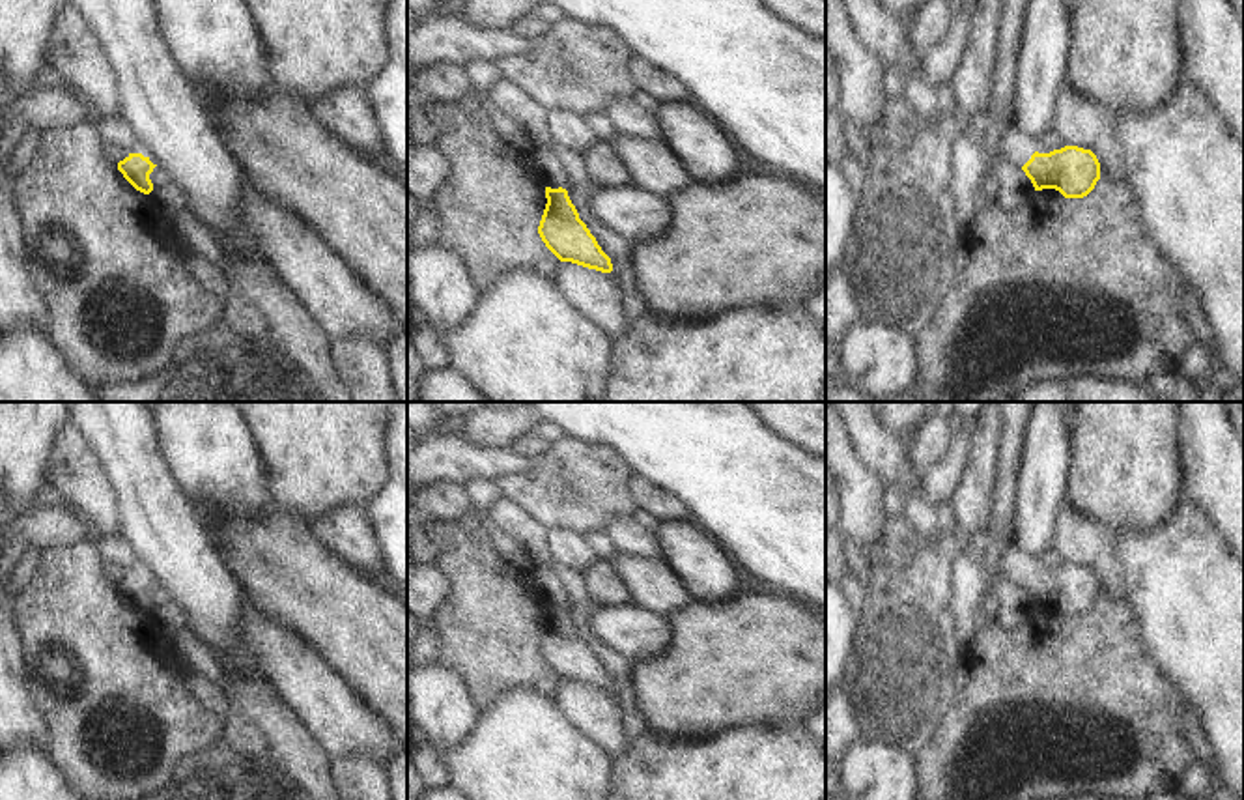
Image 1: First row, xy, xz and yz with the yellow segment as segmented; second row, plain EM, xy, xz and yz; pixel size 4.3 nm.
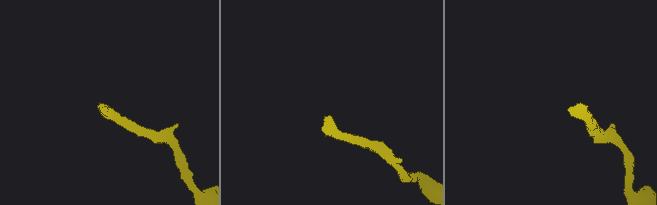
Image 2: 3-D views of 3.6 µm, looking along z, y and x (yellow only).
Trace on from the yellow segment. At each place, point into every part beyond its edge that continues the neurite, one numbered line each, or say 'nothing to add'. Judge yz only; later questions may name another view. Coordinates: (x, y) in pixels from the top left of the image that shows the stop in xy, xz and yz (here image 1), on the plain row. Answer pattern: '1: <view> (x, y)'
1: yz (1015, 567)

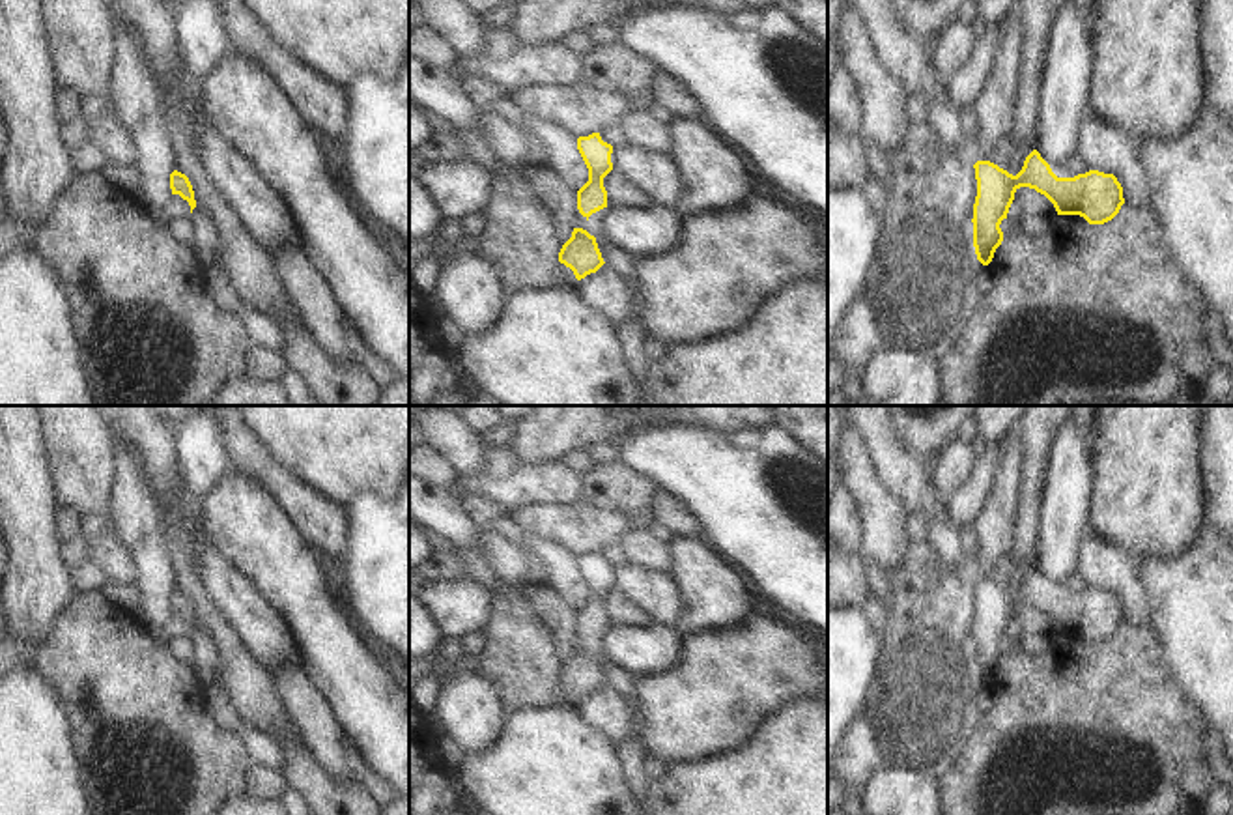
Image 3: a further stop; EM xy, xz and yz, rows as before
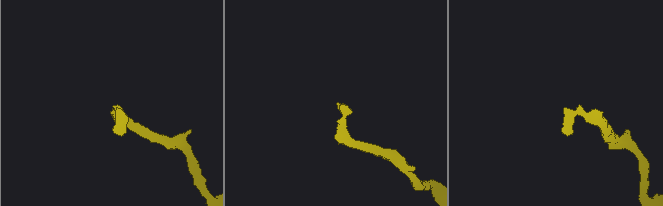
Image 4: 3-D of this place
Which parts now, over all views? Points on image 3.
1: xz (565, 694)

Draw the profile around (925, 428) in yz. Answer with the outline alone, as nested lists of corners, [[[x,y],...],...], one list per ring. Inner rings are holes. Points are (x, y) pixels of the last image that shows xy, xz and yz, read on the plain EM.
[[[887,406],[900,439],[930,458],[958,439],[962,422],[977,417],[977,409],[979,406]]]

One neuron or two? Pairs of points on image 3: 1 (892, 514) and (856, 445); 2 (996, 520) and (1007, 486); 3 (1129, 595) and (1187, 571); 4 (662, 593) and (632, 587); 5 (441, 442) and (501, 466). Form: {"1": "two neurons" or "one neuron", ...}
{"1": "one neuron", "2": "one neuron", "3": "two neurons", "4": "one neuron", "5": "two neurons"}

